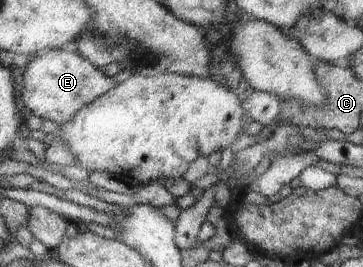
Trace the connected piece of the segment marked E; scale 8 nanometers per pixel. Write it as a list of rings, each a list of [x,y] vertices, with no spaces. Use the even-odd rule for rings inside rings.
[[[73,48],[46,50],[27,65],[22,77],[22,102],[36,116],[63,124],[110,90],[115,83]]]

